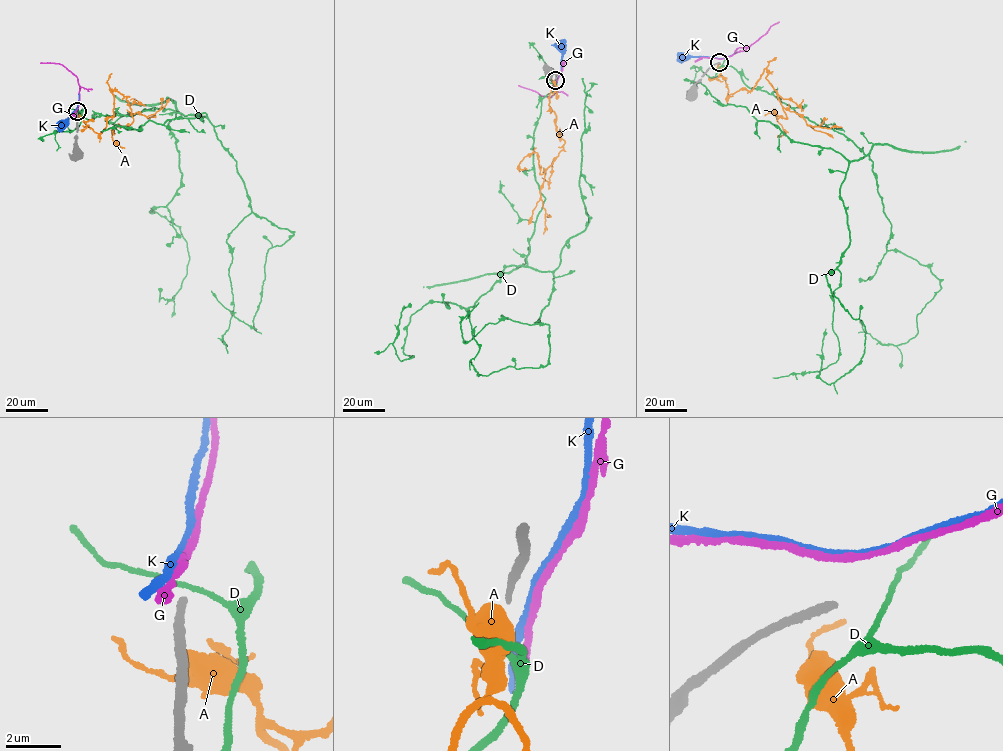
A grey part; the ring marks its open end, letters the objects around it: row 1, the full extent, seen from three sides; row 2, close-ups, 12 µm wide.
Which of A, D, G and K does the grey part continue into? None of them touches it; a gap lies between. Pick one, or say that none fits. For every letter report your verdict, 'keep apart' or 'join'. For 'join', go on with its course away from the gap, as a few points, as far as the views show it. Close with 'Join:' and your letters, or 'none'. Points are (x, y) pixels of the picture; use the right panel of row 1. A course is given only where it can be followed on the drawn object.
A: keep apart
D: keep apart
G: keep apart
K: keep apart
Join: none

